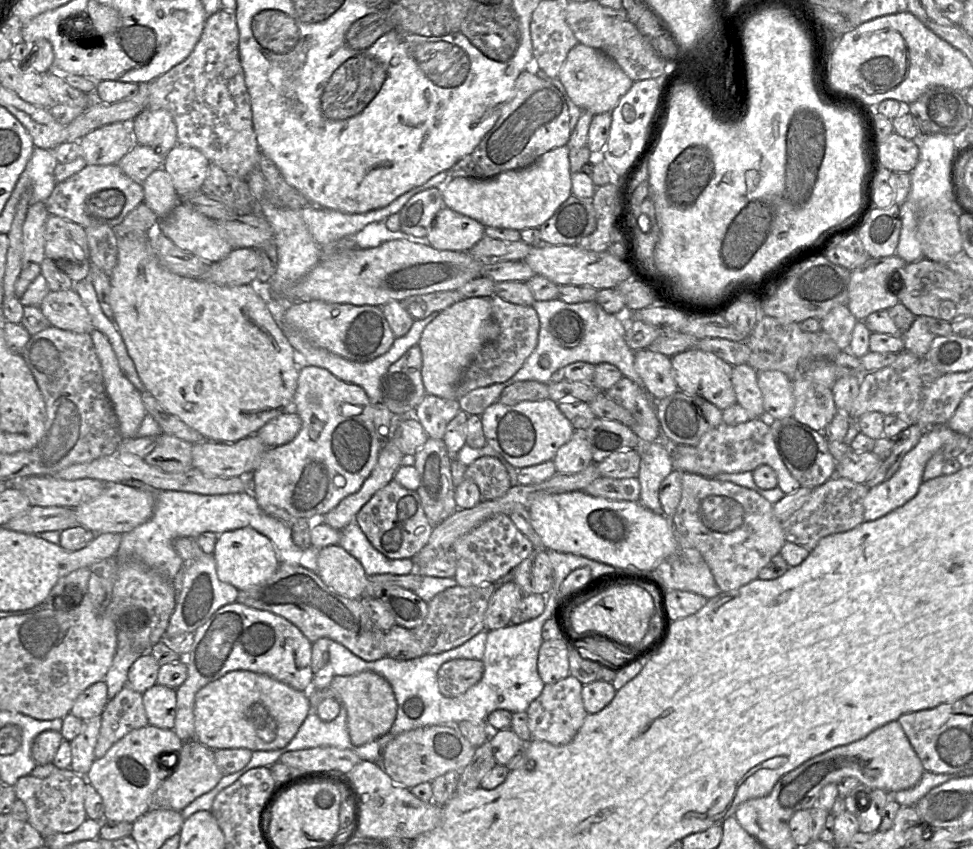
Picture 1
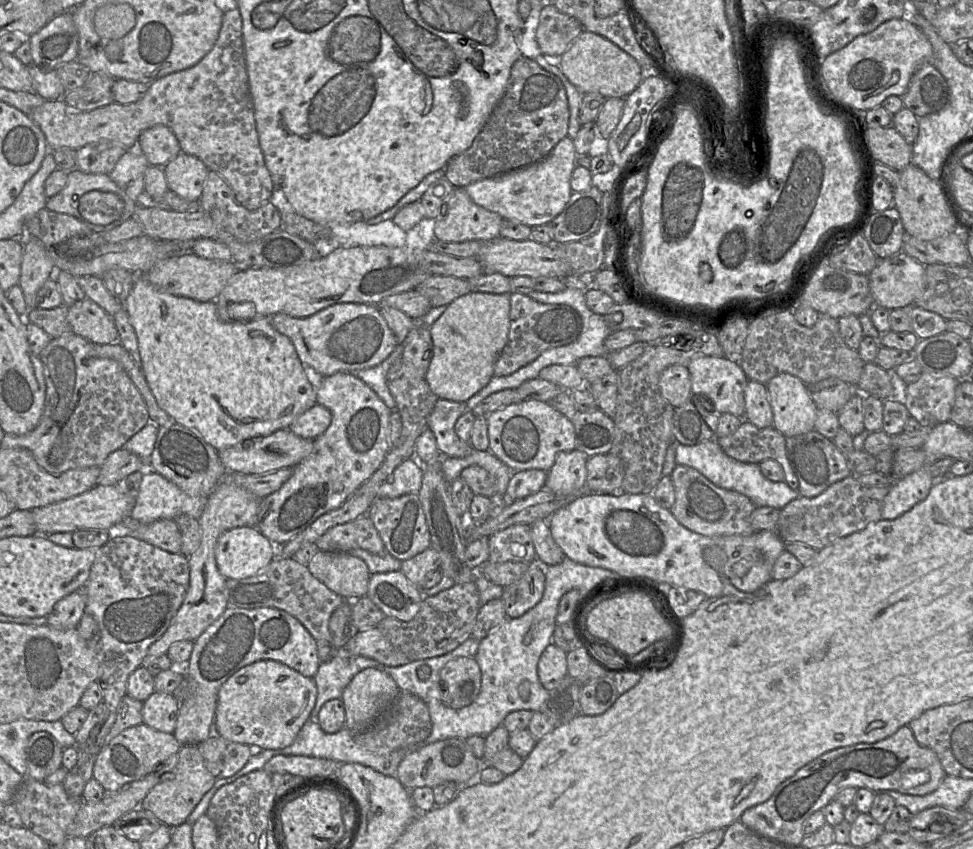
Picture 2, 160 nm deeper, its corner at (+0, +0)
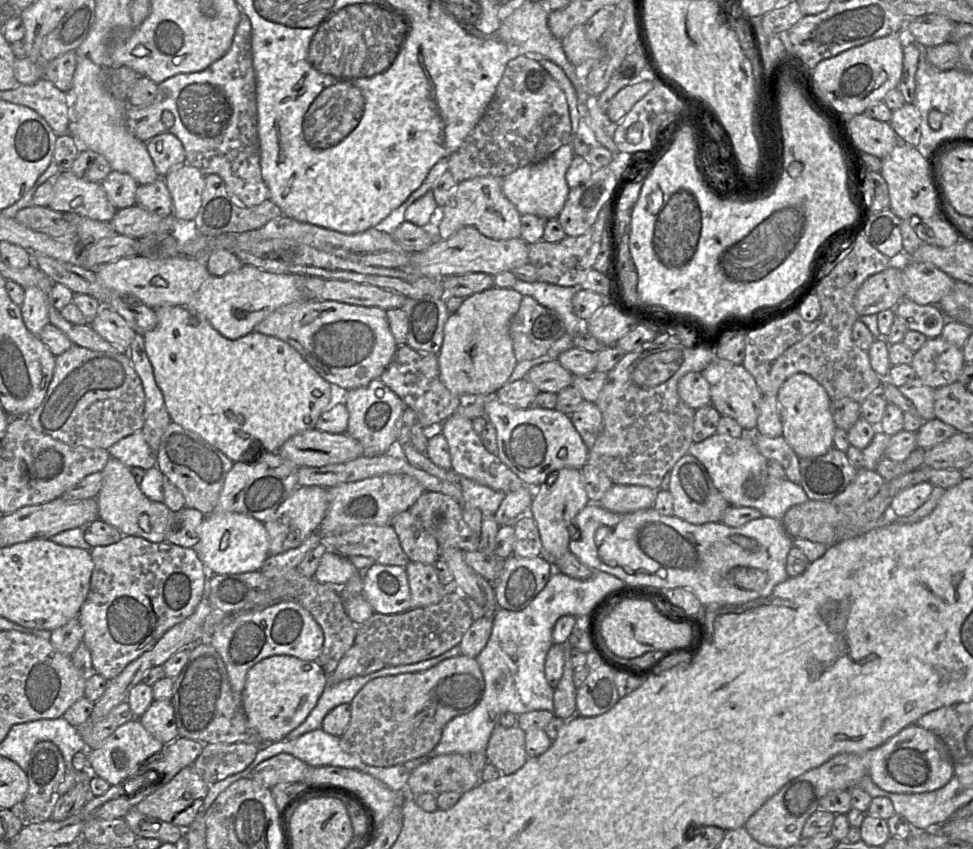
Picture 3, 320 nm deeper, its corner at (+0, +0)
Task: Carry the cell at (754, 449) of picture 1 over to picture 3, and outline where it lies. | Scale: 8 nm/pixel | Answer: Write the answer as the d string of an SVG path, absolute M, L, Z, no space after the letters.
M747 433L754 435L754 442L759 452L766 458L778 461L784 468L786 478L795 484L800 484L801 475L799 468L799 456L781 436L770 437L758 433Z

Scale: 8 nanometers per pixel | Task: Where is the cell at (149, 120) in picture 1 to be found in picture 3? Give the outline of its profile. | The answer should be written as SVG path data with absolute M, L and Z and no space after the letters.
M171 133L159 134L146 142L147 151L160 177L186 163L181 141Z

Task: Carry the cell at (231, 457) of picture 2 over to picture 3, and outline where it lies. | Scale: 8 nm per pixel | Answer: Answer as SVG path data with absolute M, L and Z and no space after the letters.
M311 429L290 437L277 453L298 467L322 467L356 459L363 456L364 449L346 432L327 433Z

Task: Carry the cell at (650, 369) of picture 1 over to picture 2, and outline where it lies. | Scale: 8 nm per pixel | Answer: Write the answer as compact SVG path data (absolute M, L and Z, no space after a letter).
M672 365L664 369L659 378L662 396L674 407L686 403L692 395L690 373L686 365Z

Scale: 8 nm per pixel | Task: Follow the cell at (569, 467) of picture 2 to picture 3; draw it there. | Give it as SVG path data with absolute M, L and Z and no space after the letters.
M563 468L557 470L558 476L552 485L546 482L534 489L529 514L534 518L543 545L543 553L552 565L569 550L571 540L567 526L576 524L577 514L590 502L586 493L581 469Z

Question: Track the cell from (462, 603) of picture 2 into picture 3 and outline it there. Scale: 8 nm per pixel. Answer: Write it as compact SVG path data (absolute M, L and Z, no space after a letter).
M461 592L446 594L438 603L398 614L374 613L357 626L355 644L386 666L414 664L437 657L456 645L473 623L471 610Z

